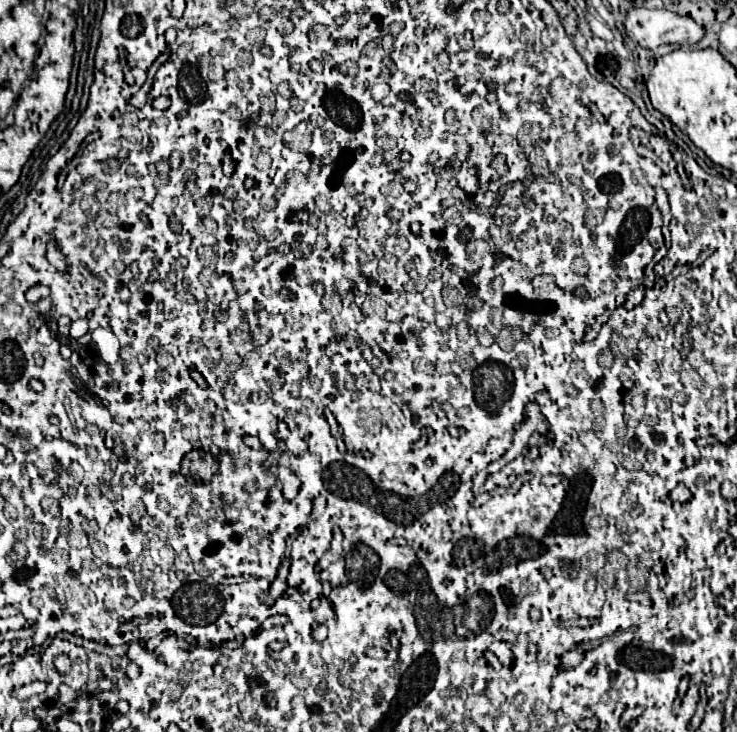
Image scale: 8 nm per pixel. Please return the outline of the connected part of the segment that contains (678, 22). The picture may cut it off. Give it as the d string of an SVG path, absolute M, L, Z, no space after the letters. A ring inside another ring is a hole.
M647 8L629 10L625 18L625 30L631 40L649 50L655 50L663 44L693 46L705 36L703 28L691 18L677 16L669 10Z

